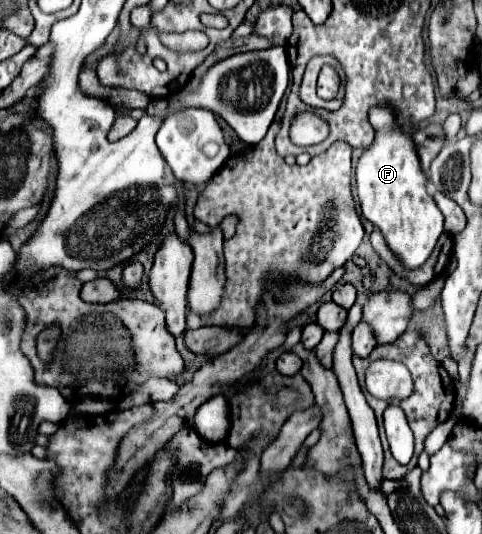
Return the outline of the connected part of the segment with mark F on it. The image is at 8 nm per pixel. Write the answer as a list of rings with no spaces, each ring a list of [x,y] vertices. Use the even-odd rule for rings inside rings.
[[[375,106],[369,112],[369,122],[373,124],[377,138],[373,142],[373,146],[369,146],[363,156],[357,162],[355,168],[355,176],[357,176],[357,196],[359,196],[359,204],[361,204],[361,212],[363,216],[381,230],[389,250],[399,258],[399,262],[405,268],[419,268],[425,264],[425,260],[431,256],[437,238],[443,234],[443,214],[437,208],[435,200],[425,192],[425,174],[421,172],[419,166],[419,158],[415,152],[415,144],[411,140],[411,136],[407,136],[395,122],[395,114],[391,108],[387,106]]]

